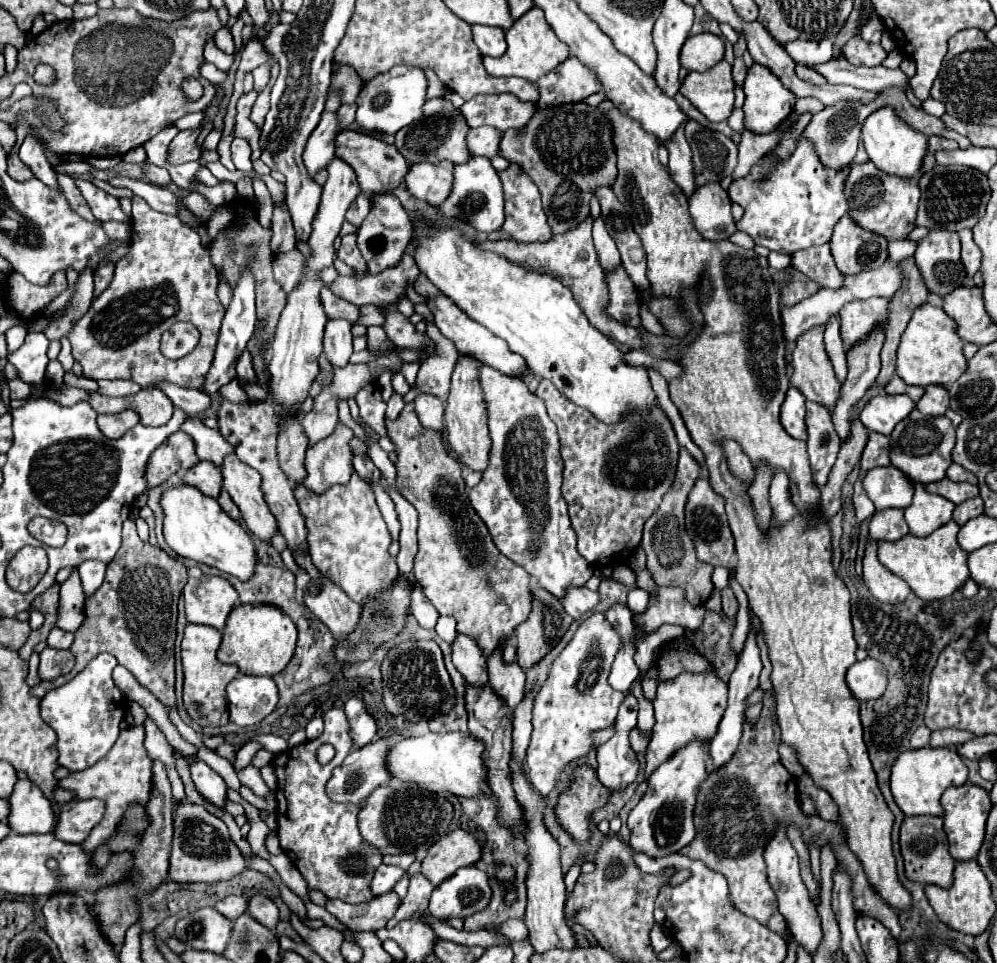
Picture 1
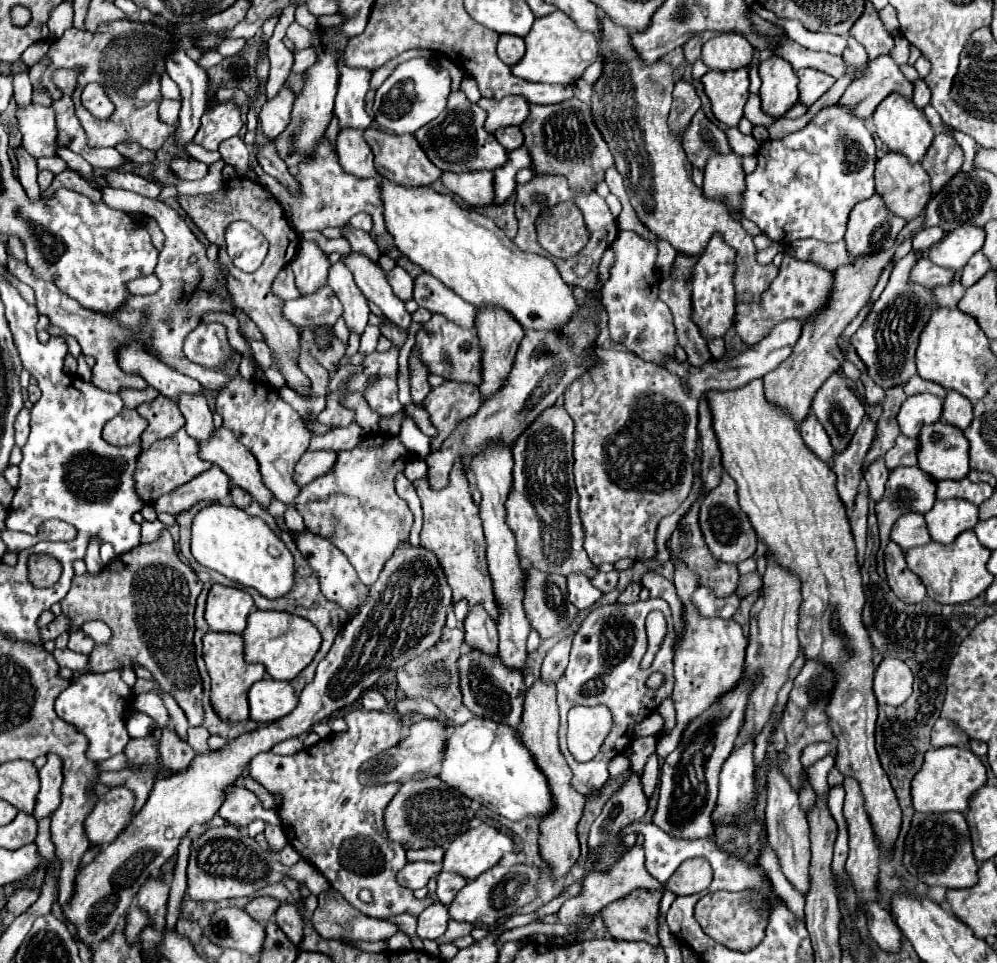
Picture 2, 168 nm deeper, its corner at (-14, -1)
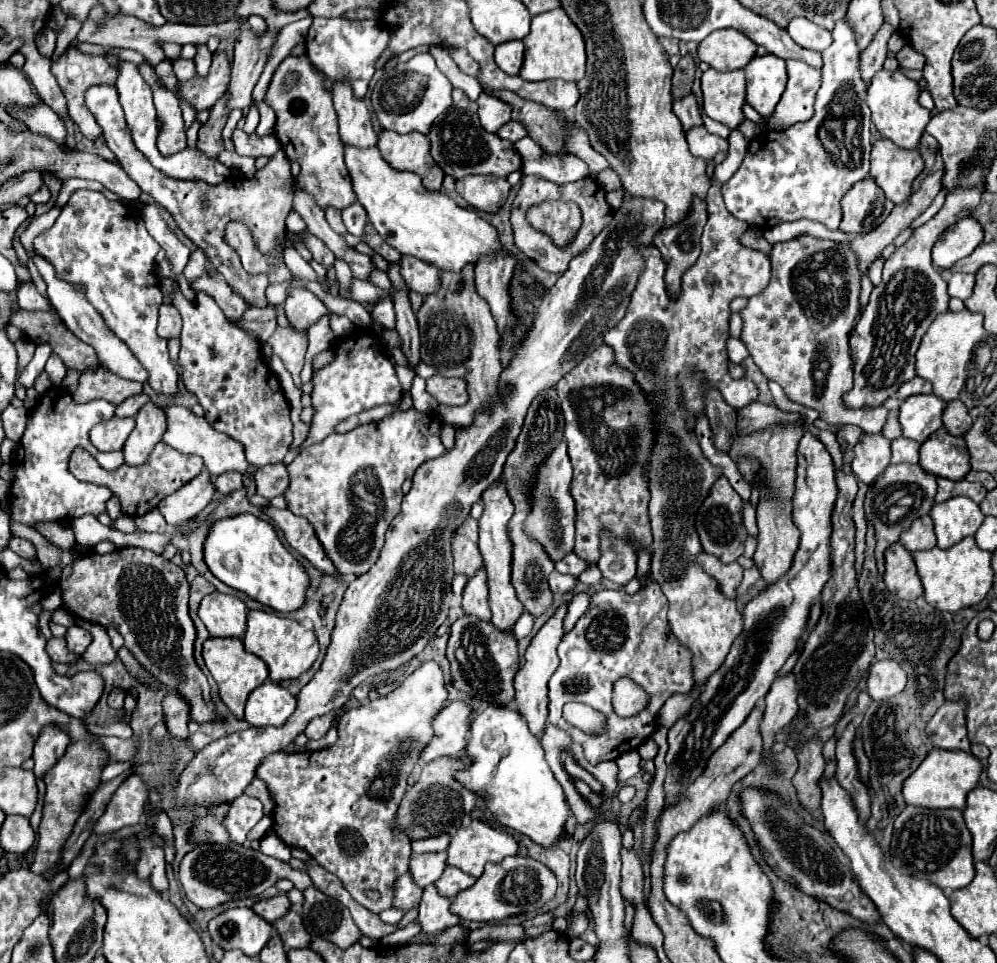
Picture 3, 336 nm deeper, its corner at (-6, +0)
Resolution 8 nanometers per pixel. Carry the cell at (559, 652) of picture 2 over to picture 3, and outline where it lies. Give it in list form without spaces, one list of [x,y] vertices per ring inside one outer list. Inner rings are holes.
[[[577,592],[577,594],[573,596],[573,600],[571,600],[571,604],[569,604],[567,618],[565,618],[565,628],[567,628],[567,632],[569,632],[569,630],[575,626],[575,622],[583,616],[583,612],[585,612],[587,606],[589,606],[589,600],[591,600],[589,592]]]

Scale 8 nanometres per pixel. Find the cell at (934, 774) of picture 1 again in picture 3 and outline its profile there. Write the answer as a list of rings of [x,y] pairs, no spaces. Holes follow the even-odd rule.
[[[933,748],[923,764],[905,780],[903,796],[911,806],[923,808],[965,808],[967,794],[977,786],[981,774],[981,762],[967,752],[961,750],[939,750]]]

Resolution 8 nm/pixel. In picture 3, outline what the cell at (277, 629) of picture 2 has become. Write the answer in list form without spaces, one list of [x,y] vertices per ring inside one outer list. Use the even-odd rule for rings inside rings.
[[[251,610],[247,614],[247,630],[243,636],[243,644],[245,644],[247,652],[259,656],[267,664],[269,678],[273,682],[301,676],[303,672],[307,672],[313,666],[313,662],[317,660],[317,654],[319,654],[319,644],[311,630],[305,630],[295,620],[279,618],[279,616],[267,614],[263,610]]]

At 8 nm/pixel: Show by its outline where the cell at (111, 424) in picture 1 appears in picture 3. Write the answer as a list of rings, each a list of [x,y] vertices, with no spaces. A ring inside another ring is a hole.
[[[113,416],[111,420],[93,426],[91,442],[101,452],[115,452],[115,450],[123,448],[125,440],[127,440],[127,436],[131,434],[133,428],[135,428],[133,418],[117,418],[117,416]]]

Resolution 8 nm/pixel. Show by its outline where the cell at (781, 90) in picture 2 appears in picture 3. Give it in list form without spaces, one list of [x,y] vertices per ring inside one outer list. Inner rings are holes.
[[[765,54],[755,56],[747,66],[747,104],[761,116],[771,116],[787,84],[785,60]]]

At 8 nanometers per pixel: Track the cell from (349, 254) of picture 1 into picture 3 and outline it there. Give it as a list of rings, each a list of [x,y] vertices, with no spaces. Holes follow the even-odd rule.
[[[325,208],[325,218],[329,222],[329,226],[337,232],[337,234],[345,234],[345,226],[341,222],[341,212],[337,208]]]

